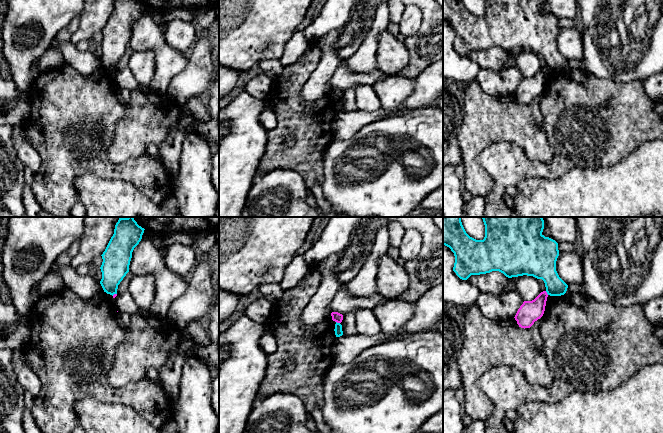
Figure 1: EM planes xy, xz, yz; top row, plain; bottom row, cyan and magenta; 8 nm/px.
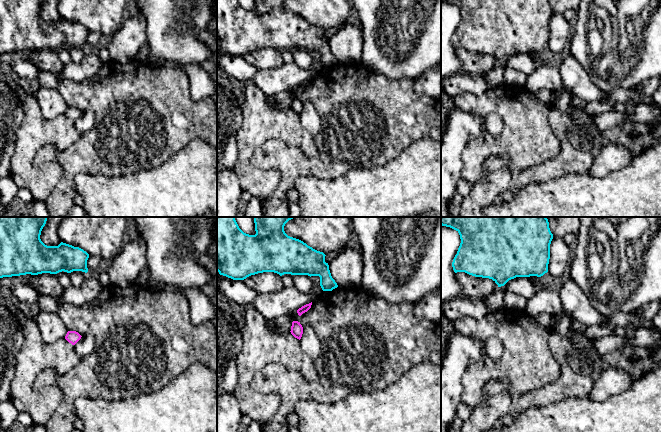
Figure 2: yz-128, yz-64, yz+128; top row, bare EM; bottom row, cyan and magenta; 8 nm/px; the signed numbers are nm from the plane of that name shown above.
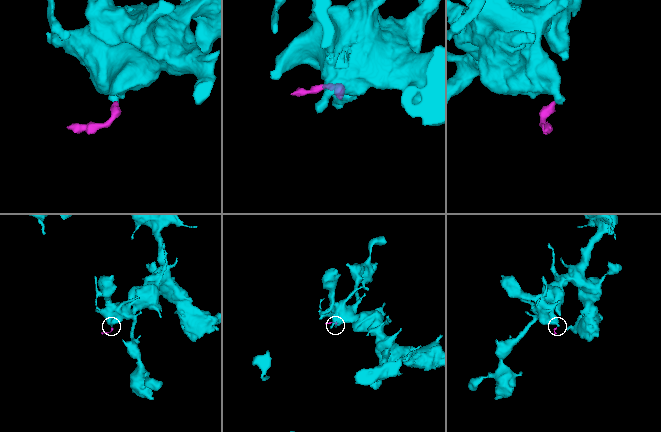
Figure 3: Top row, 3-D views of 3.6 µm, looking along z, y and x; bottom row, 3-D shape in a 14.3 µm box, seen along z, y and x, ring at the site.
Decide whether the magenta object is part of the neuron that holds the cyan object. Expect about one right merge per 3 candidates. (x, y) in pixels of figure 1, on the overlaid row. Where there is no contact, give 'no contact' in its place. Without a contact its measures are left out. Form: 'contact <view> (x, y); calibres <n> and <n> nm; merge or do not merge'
contact xz (338, 323); calibres 60 and 80 nm; do not merge

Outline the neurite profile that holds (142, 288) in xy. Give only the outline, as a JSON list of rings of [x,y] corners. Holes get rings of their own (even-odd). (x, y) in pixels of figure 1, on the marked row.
[[[152,275],[133,276],[128,287],[136,304],[147,311],[155,297],[155,280]]]

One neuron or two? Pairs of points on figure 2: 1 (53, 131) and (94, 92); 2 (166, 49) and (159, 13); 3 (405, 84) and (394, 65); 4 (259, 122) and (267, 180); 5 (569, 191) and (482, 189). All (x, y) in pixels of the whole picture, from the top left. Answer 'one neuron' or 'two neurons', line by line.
1: two neurons
2: one neuron
3: two neurons
4: one neuron
5: two neurons

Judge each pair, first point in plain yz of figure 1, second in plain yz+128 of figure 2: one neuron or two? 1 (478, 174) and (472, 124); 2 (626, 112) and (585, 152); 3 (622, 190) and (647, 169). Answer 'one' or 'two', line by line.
1: two
2: one
3: one

